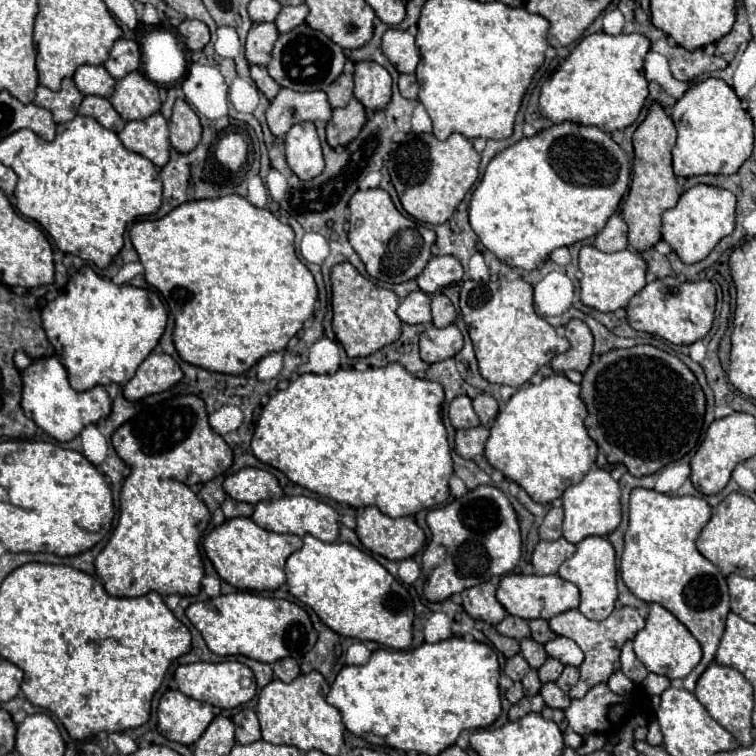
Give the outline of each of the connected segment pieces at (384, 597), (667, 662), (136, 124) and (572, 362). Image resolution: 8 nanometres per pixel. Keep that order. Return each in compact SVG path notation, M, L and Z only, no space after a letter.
M306 535L302 549L288 557L284 571L290 593L338 635L376 641L390 649L412 645L412 597L372 555L350 543L324 543Z
M650 605L646 627L634 637L634 653L648 671L668 679L684 679L702 659L702 647L692 633L662 605Z
M160 113L142 121L128 121L126 127L118 133L118 137L126 149L144 155L156 167L168 163L170 157L168 123Z
M572 319L566 325L566 339L570 341L570 349L552 359L552 363L550 363L552 369L556 373L566 373L568 369L576 369L576 371L584 373L590 365L592 343L594 343L590 329L580 319Z

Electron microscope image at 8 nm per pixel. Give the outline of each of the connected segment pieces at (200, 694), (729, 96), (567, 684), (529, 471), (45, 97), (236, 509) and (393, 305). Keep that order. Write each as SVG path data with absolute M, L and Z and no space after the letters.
M224 661L224 663L190 663L180 665L174 673L178 689L198 701L210 703L220 709L234 709L242 703L248 703L256 695L256 679L254 673L238 663L238 661Z
M706 79L692 85L672 109L678 141L672 149L674 173L678 177L732 175L750 157L754 145L752 117L742 109L740 99L722 79Z
M566 667L564 673L558 677L556 685L558 685L562 691L568 693L568 691L578 683L578 677L580 677L580 671L578 671L576 667Z
M564 375L546 377L540 385L528 385L526 389L516 391L504 405L494 425L490 427L484 455L494 469L498 469L506 479L518 483L536 503L552 503L554 499L562 497L570 485L576 485L596 461L598 447L588 435L584 419L586 407L580 399L580 385L568 381Z
M64 79L62 89L56 93L44 85L38 85L34 105L52 111L54 123L64 123L64 121L70 121L78 115L78 107L80 107L82 99L84 99L84 95L76 89L74 81Z
M226 499L222 503L222 511L226 515L226 519L234 519L234 517L250 517L254 513L254 505L250 503L238 503L234 499Z
M338 263L332 267L332 329L342 343L348 357L368 357L386 345L392 345L400 337L402 321L396 315L400 299L394 291L376 287L370 279L362 277L350 263Z

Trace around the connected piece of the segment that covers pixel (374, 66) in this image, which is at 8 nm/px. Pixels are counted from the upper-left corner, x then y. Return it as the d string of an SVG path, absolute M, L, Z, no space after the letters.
M374 61L356 63L354 97L366 109L372 109L372 111L386 109L392 97L392 79L388 71Z

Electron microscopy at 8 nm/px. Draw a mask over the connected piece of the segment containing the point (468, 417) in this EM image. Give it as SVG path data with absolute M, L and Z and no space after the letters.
M460 395L450 403L448 415L450 415L450 423L454 425L454 429L468 429L468 427L480 425L480 419L472 409L472 401L466 395Z

